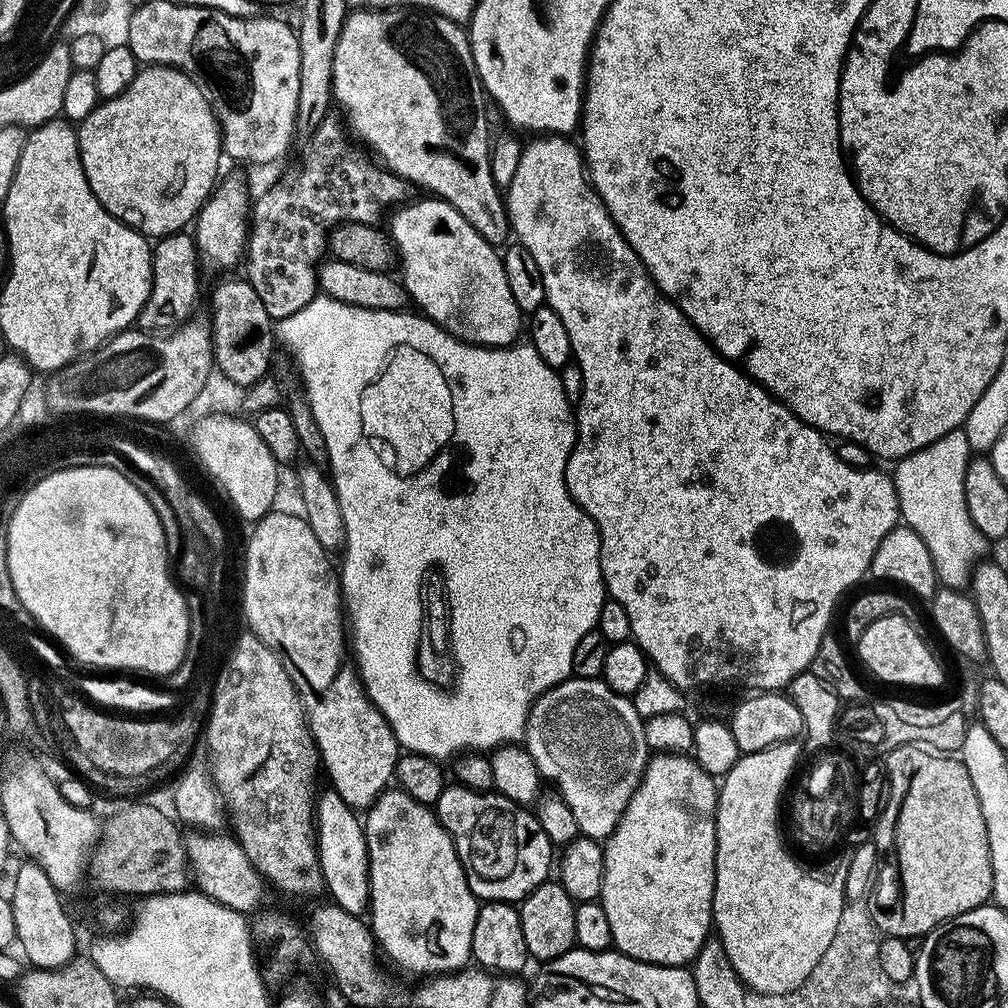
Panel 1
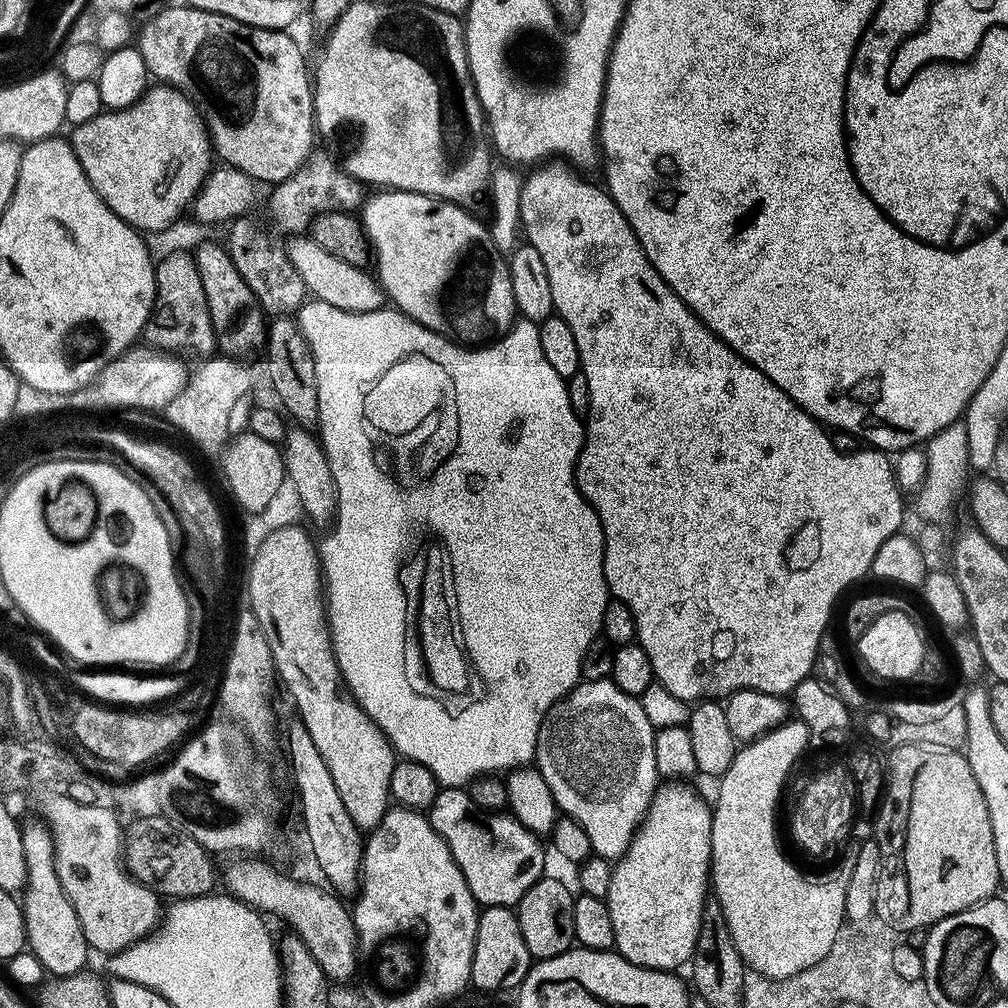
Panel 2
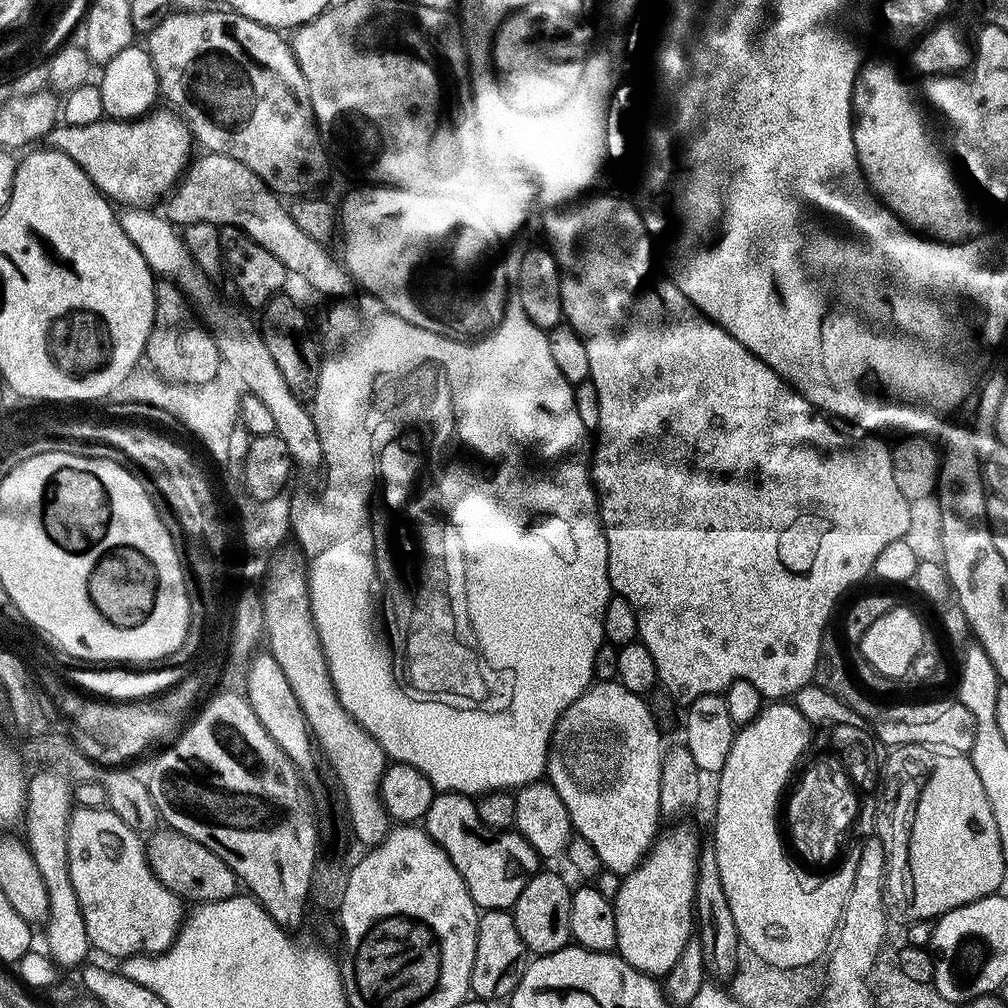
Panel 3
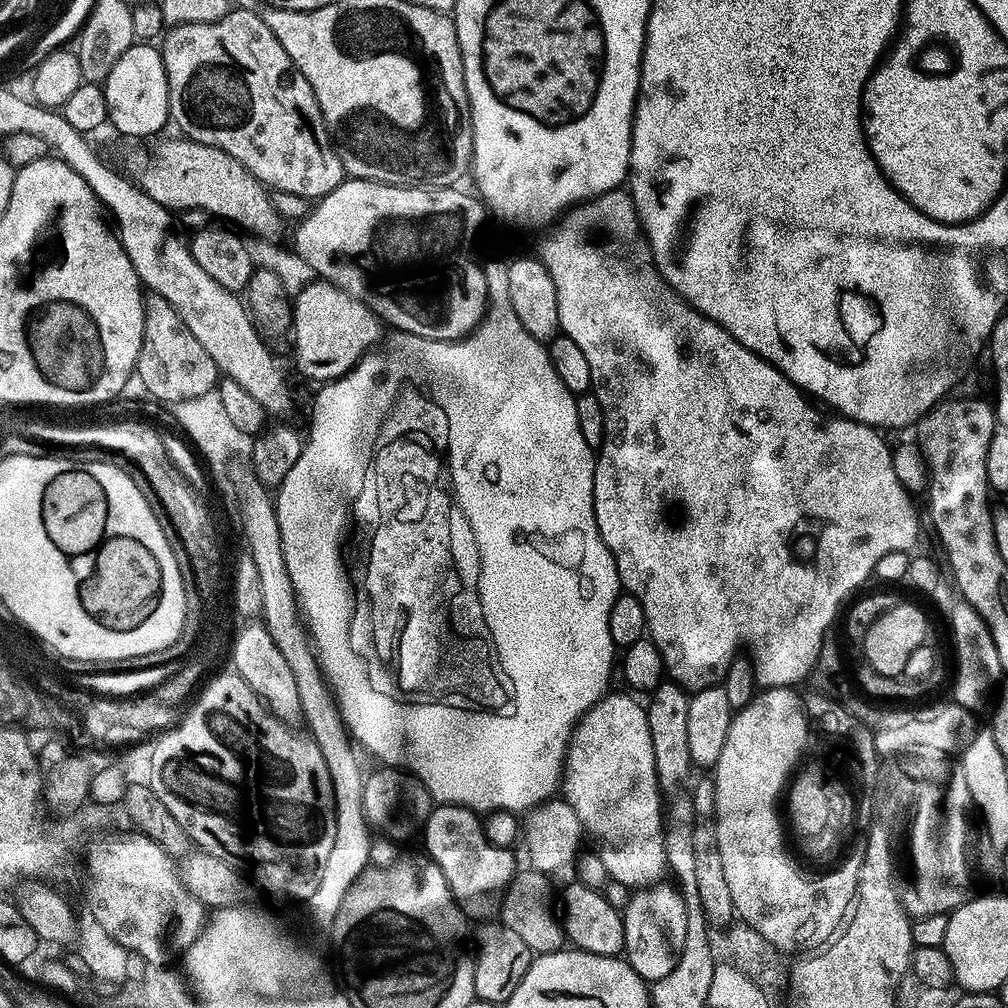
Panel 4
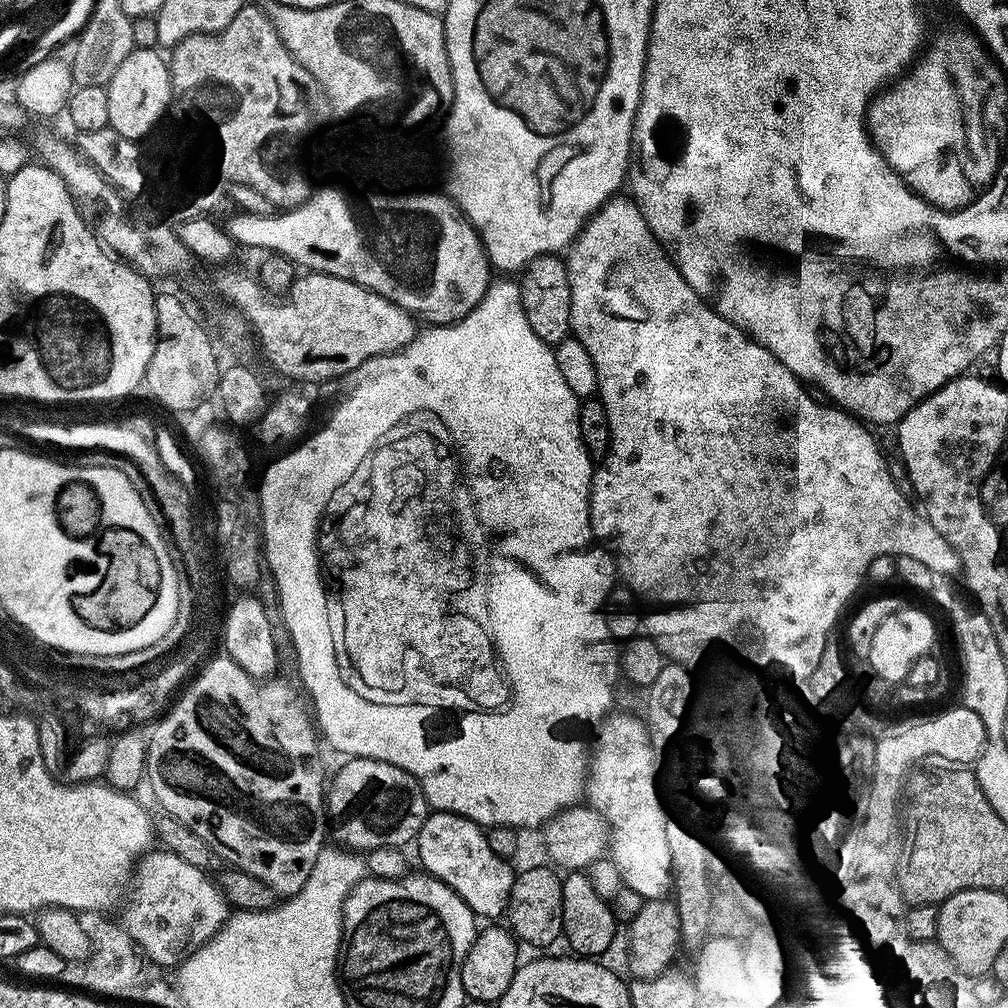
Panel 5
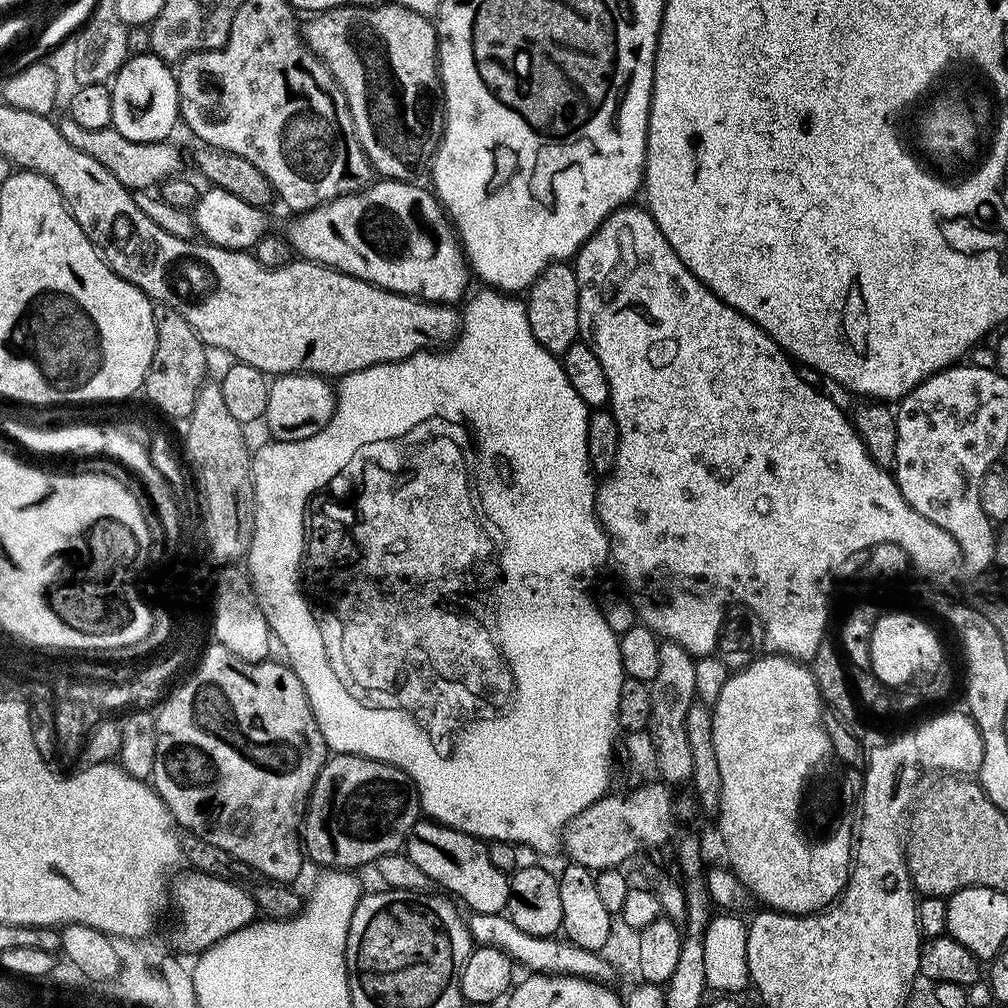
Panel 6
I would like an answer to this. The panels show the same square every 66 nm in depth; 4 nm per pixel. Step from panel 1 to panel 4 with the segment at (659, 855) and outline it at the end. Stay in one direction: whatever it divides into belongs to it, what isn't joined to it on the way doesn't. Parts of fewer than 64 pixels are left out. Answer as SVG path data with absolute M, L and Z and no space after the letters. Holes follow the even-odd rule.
M667 882L653 884L633 891L628 905L622 909L624 917L623 955L628 965L639 974L645 982L665 978L674 969L679 960L686 935L686 906L680 897L678 887Z

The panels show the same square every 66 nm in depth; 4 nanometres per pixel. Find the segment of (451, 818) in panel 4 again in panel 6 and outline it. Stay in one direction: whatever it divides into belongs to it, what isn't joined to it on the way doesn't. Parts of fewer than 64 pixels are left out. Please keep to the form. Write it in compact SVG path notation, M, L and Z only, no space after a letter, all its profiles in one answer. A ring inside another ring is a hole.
M421 818L407 838L406 853L411 862L432 880L433 885L441 884L445 893L453 892L448 894L461 905L464 903L473 913L494 915L507 909L509 877L500 872L494 862L490 862L485 841L462 830L438 824L431 818Z

